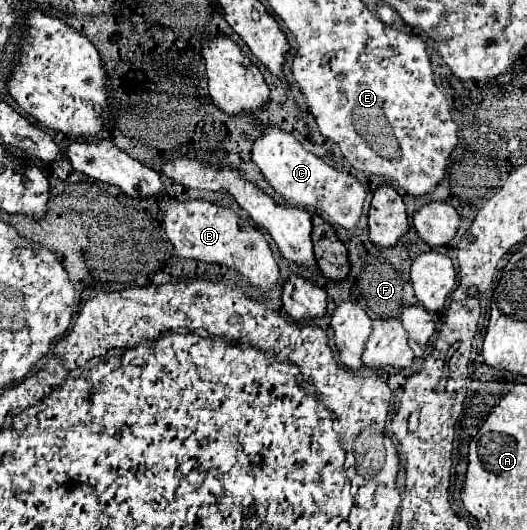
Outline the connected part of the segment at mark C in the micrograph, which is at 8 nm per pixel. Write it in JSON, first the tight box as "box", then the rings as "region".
{"box":[250,125,366,229],"region":[[[270,125],[264,135],[260,135],[250,149],[252,161],[262,171],[266,181],[280,193],[290,205],[310,209],[310,213],[318,213],[332,225],[340,225],[344,229],[352,229],[362,213],[366,191],[356,177],[346,171],[338,171],[326,165],[312,151],[304,149],[302,143],[292,135],[282,131],[276,125]]]}

